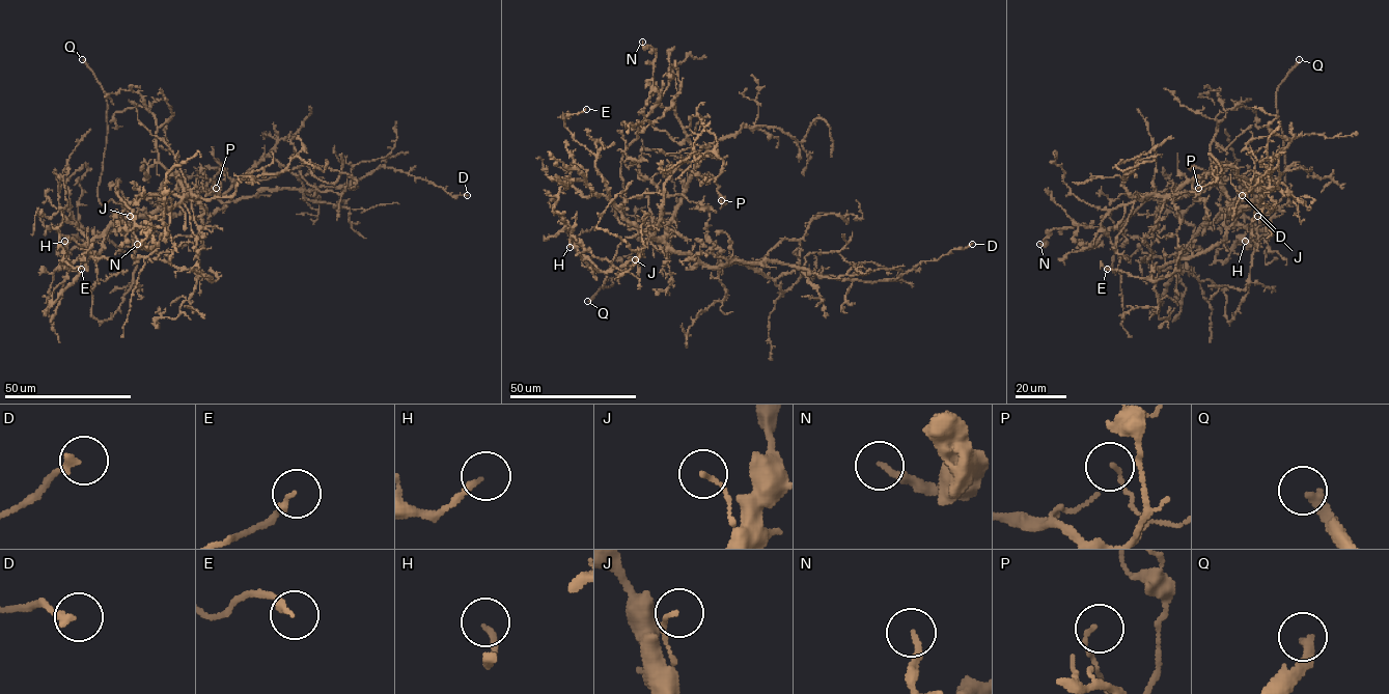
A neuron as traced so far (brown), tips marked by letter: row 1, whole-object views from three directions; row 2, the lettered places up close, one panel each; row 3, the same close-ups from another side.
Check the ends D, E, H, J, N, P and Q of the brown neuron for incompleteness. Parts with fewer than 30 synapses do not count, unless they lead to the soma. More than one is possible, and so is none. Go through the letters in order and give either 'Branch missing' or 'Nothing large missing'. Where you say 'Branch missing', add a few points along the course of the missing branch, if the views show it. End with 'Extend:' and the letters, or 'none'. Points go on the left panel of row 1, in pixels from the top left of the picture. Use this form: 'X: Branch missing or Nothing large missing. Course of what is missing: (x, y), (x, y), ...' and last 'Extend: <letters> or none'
D: Nothing large missing
E: Nothing large missing
H: Nothing large missing
J: Nothing large missing
N: Nothing large missing
P: Nothing large missing
Q: Branch missing. Course of what is missing: (82, 59), (76, 33)
Extend: Q

